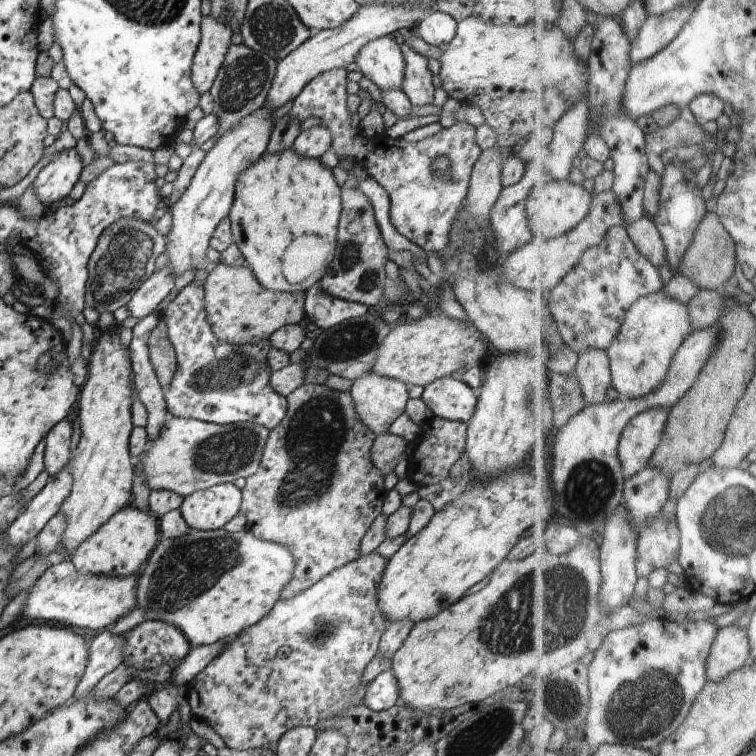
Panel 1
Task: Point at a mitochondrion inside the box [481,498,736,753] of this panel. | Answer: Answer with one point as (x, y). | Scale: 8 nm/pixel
(646, 705)

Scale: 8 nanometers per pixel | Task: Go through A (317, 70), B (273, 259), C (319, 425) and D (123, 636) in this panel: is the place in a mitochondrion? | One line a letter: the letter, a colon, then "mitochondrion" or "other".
A: other
B: other
C: mitochondrion
D: other

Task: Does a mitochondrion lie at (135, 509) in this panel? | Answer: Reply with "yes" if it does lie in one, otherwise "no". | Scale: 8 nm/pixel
no

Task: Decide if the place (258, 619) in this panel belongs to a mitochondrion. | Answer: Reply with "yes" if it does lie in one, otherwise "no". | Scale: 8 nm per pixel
no

